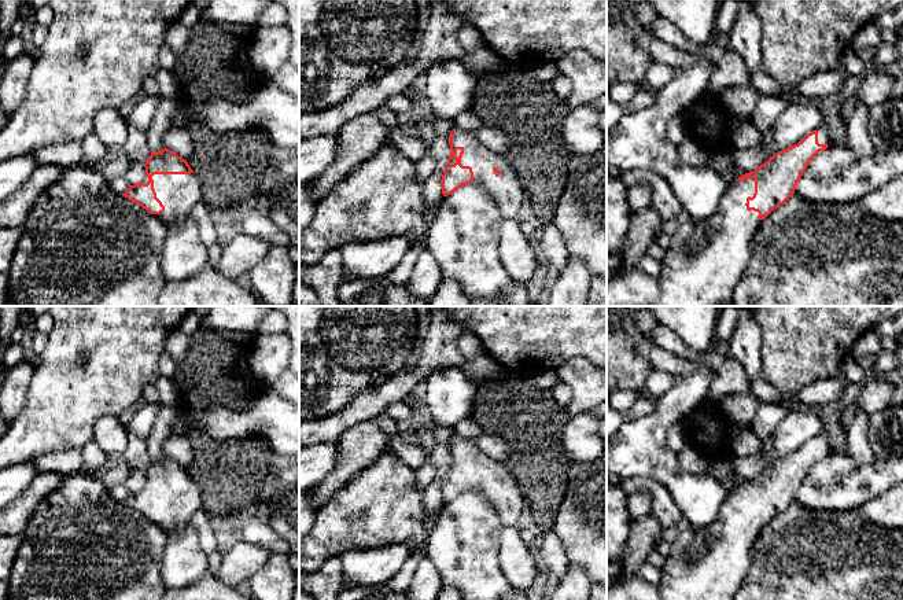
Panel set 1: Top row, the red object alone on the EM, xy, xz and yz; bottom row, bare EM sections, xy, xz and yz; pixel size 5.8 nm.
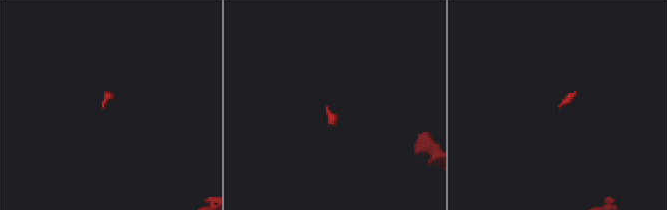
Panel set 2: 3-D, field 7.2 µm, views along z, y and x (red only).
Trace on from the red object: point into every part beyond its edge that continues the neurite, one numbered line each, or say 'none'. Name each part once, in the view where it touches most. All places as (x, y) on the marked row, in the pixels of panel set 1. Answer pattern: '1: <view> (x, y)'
1: xy (179, 194)

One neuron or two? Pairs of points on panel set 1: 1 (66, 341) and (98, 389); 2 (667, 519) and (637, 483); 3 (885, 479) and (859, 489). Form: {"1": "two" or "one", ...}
{"1": "one", "2": "one", "3": "one"}

